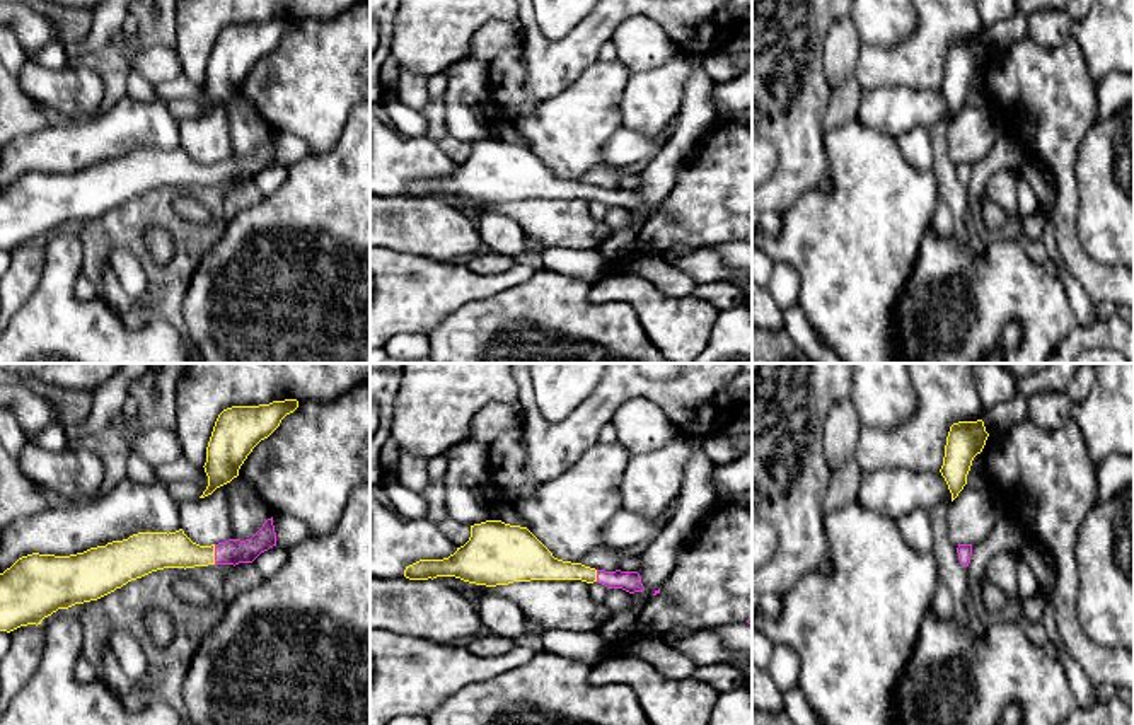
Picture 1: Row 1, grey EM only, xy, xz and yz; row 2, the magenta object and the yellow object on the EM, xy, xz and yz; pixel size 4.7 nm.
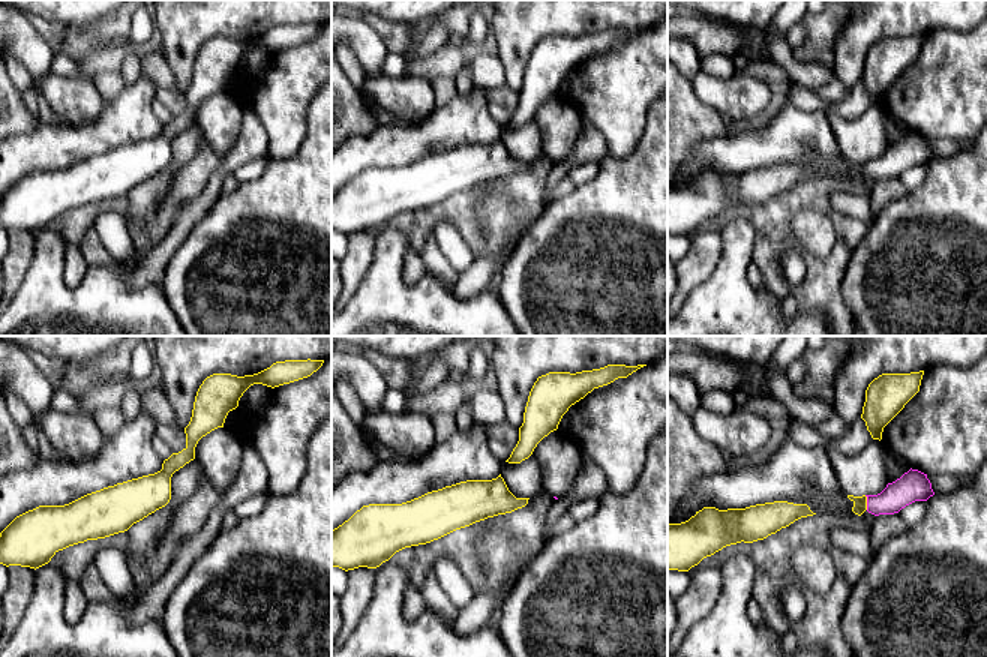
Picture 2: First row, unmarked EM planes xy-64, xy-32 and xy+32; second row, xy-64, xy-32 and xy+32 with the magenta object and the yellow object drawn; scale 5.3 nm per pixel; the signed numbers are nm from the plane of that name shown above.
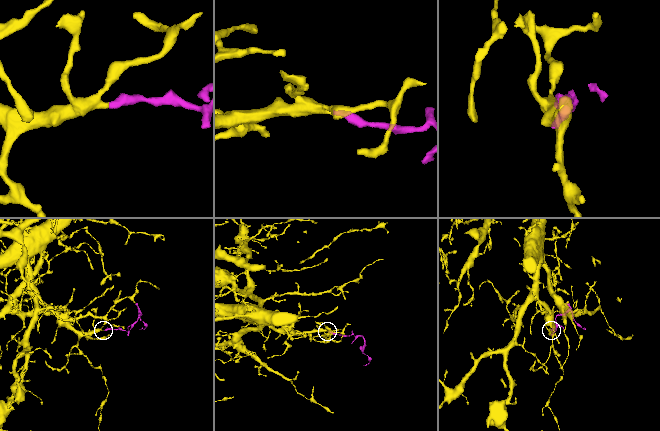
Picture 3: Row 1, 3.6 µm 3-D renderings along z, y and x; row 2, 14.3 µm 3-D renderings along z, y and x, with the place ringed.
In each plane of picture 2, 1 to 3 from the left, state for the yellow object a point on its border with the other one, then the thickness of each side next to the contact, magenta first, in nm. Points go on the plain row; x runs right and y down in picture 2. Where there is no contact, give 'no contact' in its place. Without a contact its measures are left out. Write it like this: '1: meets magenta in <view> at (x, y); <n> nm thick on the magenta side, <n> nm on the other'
1: no contact
2: no contact
3: meets magenta in xy+32 at (867, 167); 160 nm thick on the magenta side, 80 nm on the other

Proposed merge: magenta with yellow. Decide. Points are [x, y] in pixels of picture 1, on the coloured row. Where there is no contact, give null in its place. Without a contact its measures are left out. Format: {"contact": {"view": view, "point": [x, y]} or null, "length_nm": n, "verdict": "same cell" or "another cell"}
{"contact": {"view": "xy", "point": [215, 555]}, "length_nm": 100, "verdict": "same cell"}

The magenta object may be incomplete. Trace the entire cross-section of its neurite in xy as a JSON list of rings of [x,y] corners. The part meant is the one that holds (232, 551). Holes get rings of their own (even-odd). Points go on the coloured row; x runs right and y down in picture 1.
[[[271,517],[246,541],[200,546],[179,529],[138,532],[70,556],[32,553],[0,573],[0,631],[38,626],[58,609],[97,600],[157,570],[252,563],[273,546]]]

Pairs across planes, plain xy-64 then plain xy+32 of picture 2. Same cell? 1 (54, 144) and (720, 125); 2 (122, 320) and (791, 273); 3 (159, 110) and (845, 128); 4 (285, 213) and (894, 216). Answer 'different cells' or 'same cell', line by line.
1: different cells
2: different cells
3: different cells
4: same cell

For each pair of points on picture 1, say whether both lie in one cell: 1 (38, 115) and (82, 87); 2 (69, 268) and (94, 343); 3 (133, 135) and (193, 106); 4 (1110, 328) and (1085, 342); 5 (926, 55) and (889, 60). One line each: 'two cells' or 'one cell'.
1: two cells
2: one cell
3: two cells
4: one cell
5: one cell

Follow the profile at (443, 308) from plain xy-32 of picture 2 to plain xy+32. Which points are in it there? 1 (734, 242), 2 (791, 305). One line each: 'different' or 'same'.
1: same
2: different

